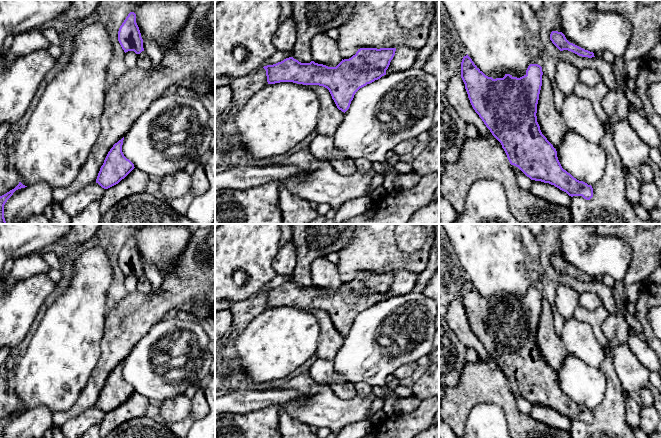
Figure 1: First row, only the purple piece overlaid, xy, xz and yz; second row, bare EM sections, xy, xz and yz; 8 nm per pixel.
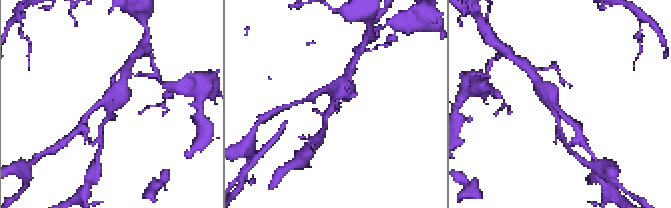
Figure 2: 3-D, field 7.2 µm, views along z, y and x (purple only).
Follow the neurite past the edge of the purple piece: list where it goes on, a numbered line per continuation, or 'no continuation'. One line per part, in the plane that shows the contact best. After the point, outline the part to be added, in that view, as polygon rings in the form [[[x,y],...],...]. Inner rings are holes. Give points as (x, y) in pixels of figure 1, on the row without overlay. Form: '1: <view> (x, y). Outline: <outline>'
no continuation

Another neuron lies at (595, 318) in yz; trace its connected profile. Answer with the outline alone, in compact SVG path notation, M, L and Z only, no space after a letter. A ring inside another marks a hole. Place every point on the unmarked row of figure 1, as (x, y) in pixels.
M577 306L573 317L578 321L588 324L591 327L595 339L600 345L605 345L605 334L602 331L602 325L608 318L608 310L603 306L599 306L594 310L589 310L581 306Z

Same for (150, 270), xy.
M143 263L143 272L150 280L152 290L157 291L162 286L162 278L156 265L153 263Z

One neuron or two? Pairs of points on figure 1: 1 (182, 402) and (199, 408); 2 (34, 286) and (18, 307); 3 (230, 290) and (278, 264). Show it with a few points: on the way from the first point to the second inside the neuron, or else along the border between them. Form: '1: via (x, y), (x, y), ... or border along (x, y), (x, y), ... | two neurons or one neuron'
1: border along (191, 399), (191, 410), (182, 419), (175, 422) | two neurons
2: via (31, 291), (20, 302) | one neuron
3: border along (279, 248), (272, 262), (272, 268), (276, 274) | two neurons

